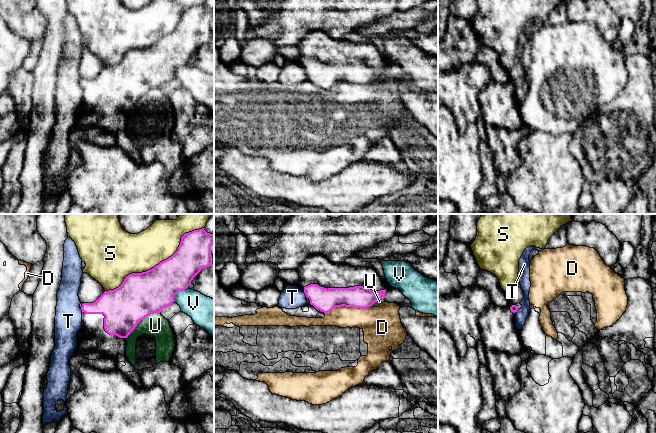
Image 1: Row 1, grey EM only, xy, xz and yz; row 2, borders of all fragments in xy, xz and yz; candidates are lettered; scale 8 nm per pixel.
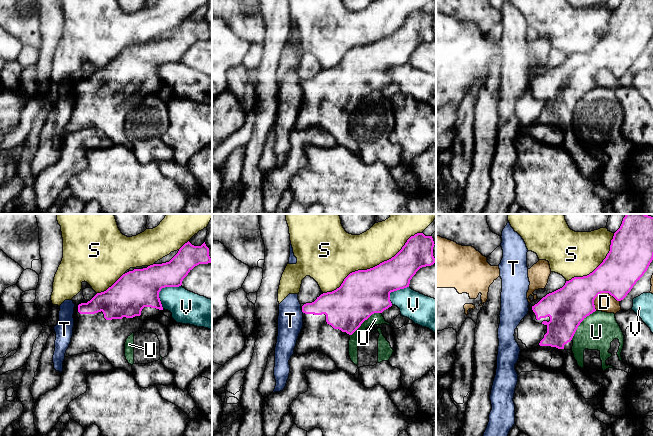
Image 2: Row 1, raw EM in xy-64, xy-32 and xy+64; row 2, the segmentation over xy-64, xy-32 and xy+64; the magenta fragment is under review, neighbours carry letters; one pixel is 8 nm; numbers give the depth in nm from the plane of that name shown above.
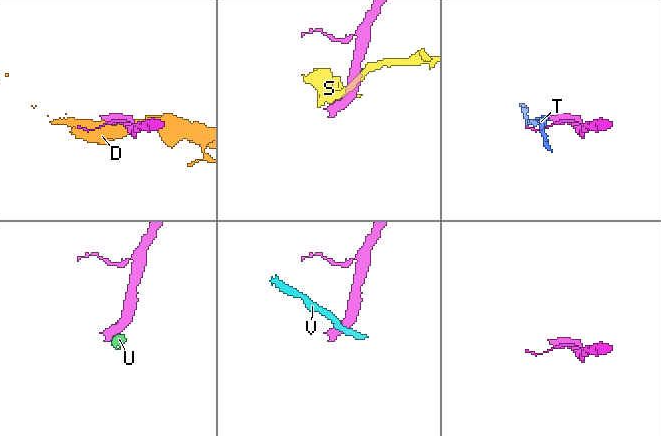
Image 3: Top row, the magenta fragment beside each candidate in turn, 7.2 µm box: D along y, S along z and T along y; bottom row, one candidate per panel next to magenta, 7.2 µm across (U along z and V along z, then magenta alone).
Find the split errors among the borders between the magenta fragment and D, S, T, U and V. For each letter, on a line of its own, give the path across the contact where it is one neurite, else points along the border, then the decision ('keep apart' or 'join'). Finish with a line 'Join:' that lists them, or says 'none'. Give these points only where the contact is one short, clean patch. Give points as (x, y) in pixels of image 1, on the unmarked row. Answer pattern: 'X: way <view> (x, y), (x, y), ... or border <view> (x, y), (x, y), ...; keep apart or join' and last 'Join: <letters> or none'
D: keep apart
S: keep apart
T: border xz (303, 67), (306, 72); keep apart
U: border xy (159, 88), (151, 88), (145, 92), (126, 114); keep apart
V: border xy (187, 63), (180, 66), (175, 71), (173, 77); keep apart
Join: none

